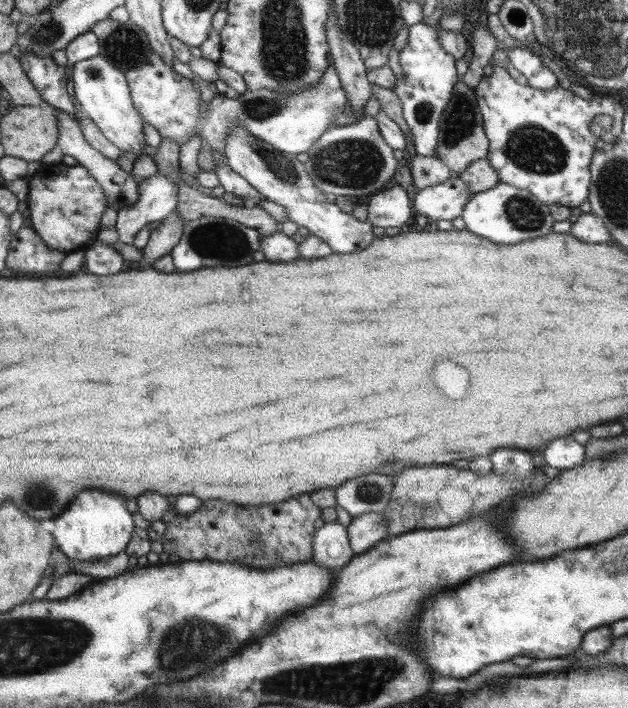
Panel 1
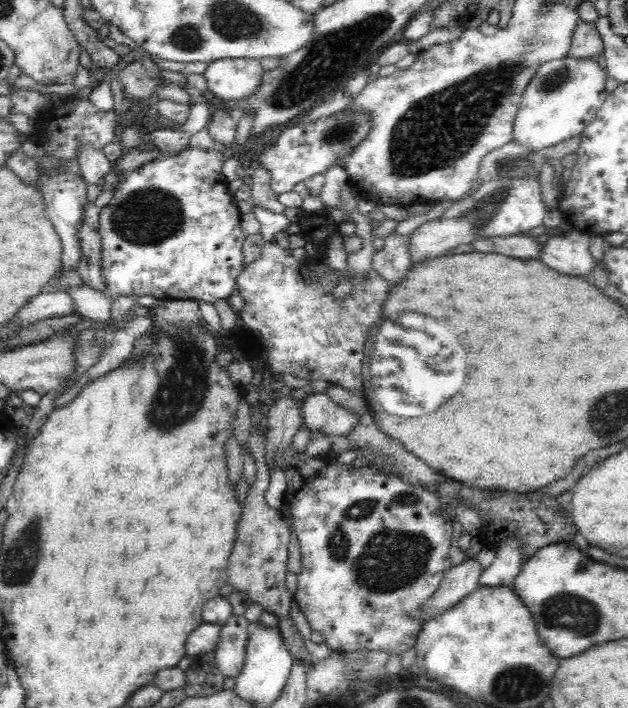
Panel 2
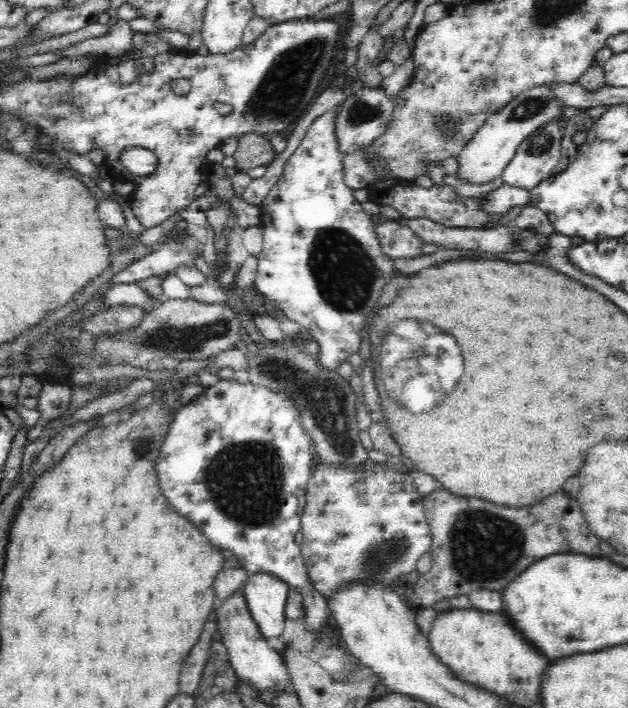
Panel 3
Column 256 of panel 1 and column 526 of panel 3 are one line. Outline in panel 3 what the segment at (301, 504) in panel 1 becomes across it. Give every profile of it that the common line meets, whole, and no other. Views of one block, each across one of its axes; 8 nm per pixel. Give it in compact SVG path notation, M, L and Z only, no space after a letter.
M435 487L423 497L433 565L414 586L406 588L409 604L417 610L432 607L442 598L469 595L475 590L502 592L534 561L554 553L598 556L600 540L588 530L576 500L564 492L556 492L550 498L526 508L504 508L478 498L452 496L448 490Z

